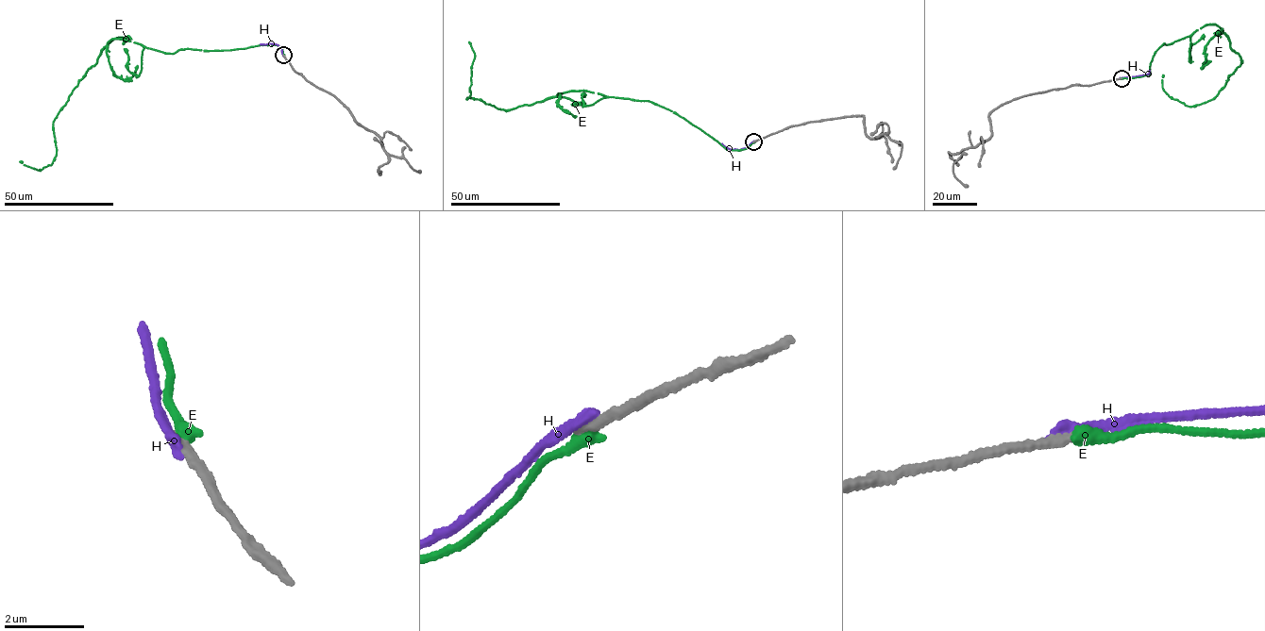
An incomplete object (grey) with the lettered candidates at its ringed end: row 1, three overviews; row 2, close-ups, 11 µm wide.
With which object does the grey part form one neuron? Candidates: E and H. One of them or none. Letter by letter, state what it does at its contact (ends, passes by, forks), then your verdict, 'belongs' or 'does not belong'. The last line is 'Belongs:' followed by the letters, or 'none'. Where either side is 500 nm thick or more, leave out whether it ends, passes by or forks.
E: it ends; does not belong
H: it ends; does not belong
Belongs: none

